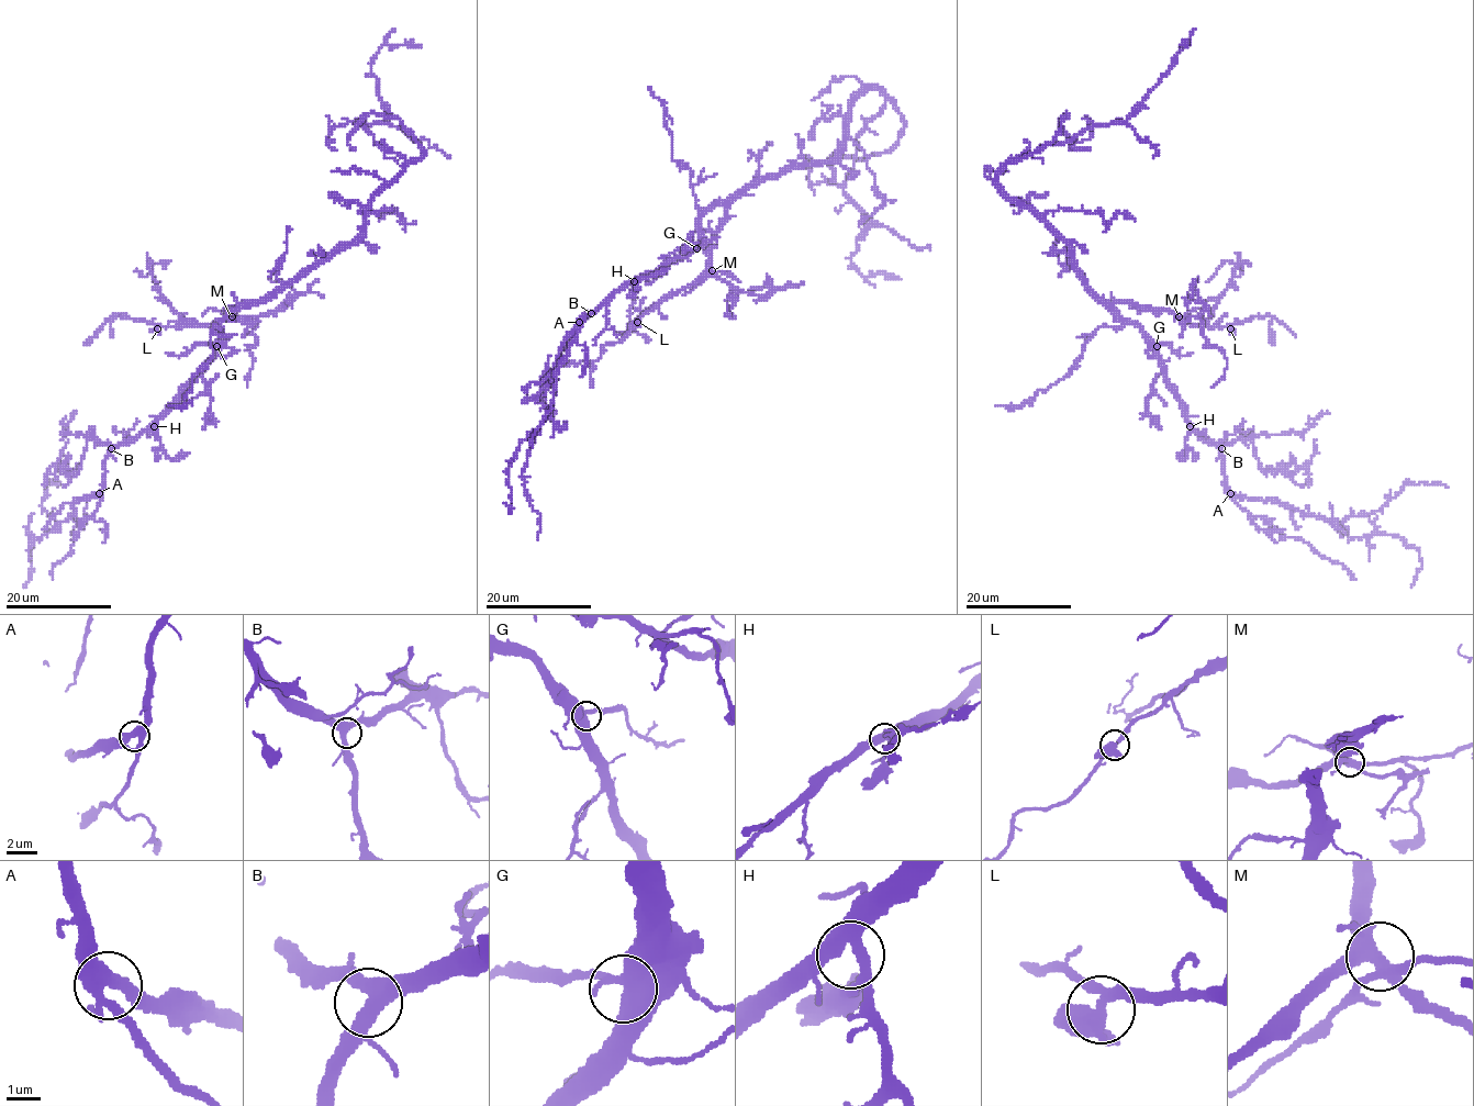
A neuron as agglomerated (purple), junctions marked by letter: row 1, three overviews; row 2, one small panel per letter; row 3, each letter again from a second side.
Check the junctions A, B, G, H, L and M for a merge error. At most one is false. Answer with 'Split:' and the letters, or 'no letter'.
Split: M

